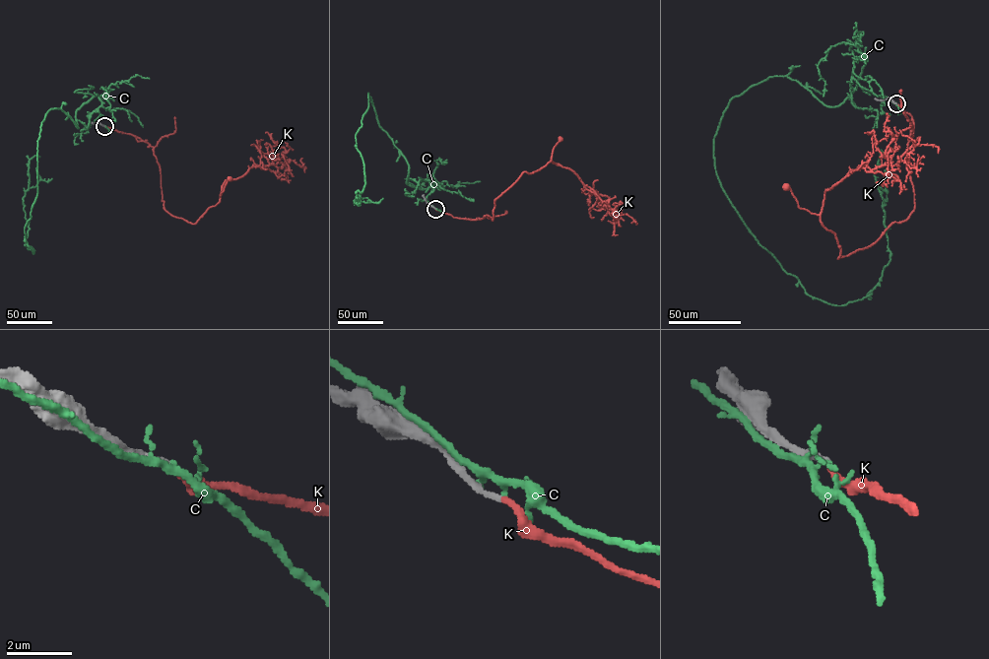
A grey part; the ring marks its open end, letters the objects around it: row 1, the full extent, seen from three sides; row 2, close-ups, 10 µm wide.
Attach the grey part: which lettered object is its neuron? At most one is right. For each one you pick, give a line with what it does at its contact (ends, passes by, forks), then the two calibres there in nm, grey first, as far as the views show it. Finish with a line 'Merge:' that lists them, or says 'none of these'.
K: it ends there; 170 nm thick on the grey side, 200 nm on the other
Merge: K

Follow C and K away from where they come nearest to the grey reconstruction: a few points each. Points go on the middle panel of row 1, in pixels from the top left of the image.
C: (435, 209), (432, 180), (407, 183), (367, 93), (354, 201), (370, 202)
K: (435, 209), (458, 218), (488, 215), (493, 220), (494, 200), (523, 172), (544, 166), (560, 139)

